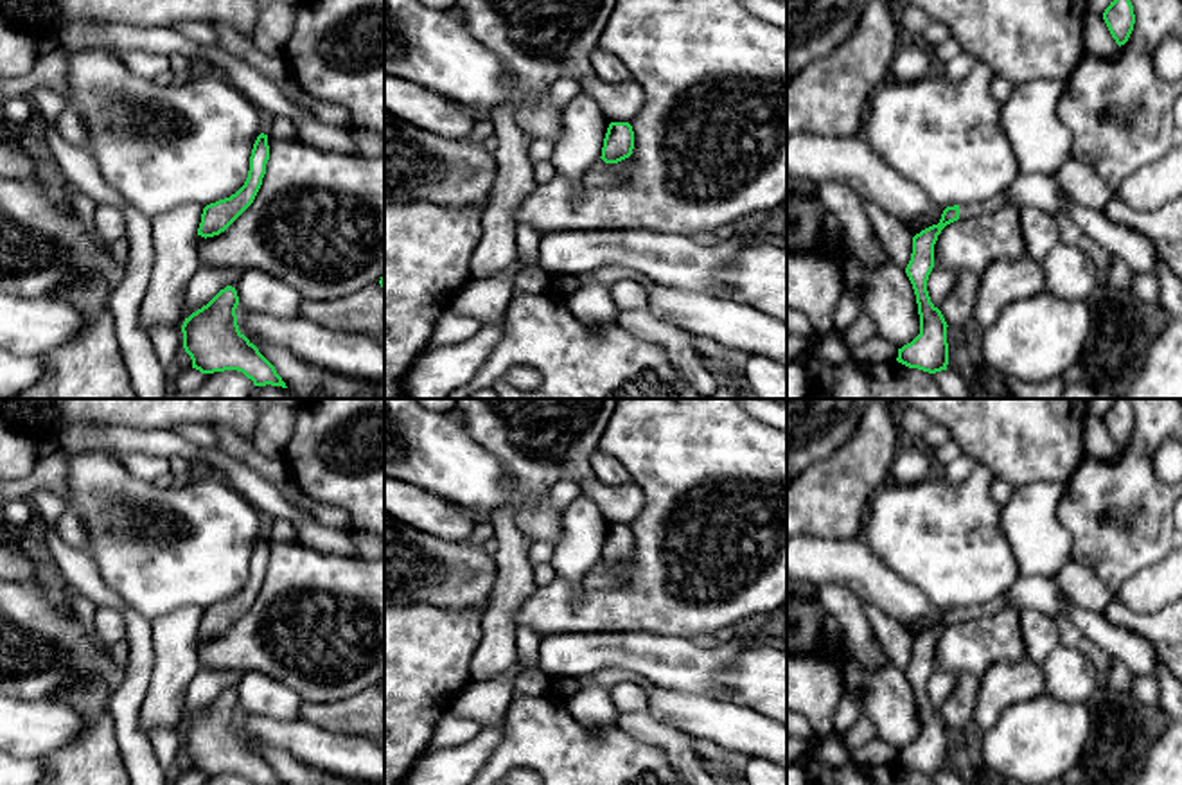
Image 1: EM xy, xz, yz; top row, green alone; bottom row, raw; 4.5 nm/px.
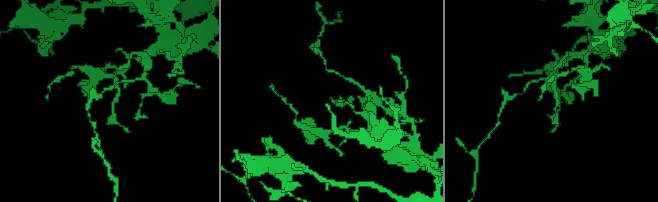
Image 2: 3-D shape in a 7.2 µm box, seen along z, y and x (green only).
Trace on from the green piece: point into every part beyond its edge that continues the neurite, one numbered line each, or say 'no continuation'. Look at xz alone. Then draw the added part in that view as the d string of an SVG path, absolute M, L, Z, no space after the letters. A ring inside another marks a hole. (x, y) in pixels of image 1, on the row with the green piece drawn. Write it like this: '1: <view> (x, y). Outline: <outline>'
no continuation

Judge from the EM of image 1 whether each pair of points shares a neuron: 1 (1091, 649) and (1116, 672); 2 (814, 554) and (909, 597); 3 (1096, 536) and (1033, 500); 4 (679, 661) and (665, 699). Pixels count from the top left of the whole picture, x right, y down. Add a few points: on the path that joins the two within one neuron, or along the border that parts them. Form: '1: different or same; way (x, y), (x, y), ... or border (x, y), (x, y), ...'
1: different; border (1114, 660), (1107, 688)
2: same; way (837, 563), (855, 566), (886, 590)
3: different; border (1066, 484), (1057, 521), (1071, 538), (1071, 552)
4: different; border (652, 683), (710, 697)

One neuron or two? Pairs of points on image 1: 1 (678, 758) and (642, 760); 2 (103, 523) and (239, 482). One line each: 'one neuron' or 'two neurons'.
1: two neurons
2: two neurons

